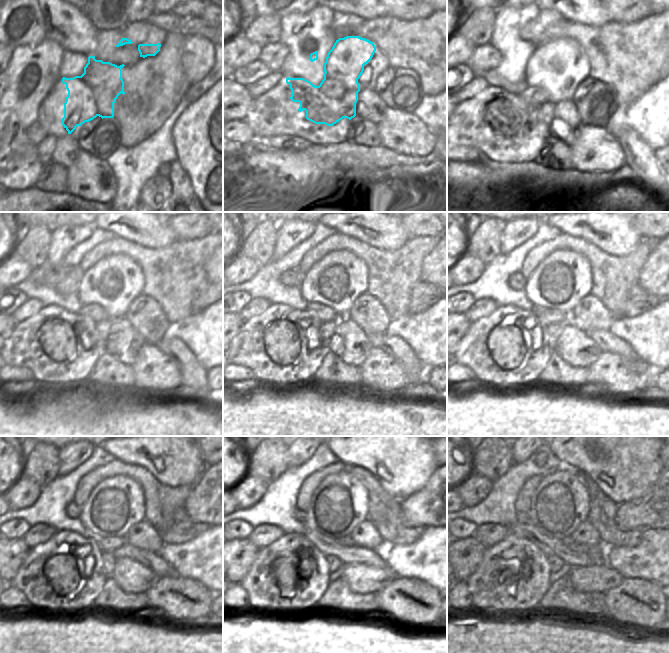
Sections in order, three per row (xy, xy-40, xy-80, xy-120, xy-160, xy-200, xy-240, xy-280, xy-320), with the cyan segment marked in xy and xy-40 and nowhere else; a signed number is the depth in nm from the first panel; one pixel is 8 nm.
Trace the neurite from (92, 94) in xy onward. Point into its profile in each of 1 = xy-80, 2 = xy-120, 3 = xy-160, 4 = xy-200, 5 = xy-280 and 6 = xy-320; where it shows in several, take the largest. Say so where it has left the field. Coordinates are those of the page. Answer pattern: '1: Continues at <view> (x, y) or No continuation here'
1: Continues at xy-80 (558, 66)
2: Continues at xy-120 (113, 282)
3: Continues at xy-160 (337, 280)
4: Continues at xy-200 (562, 279)
5: Continues at xy-280 (340, 502)
6: Continues at xy-320 (561, 502).

